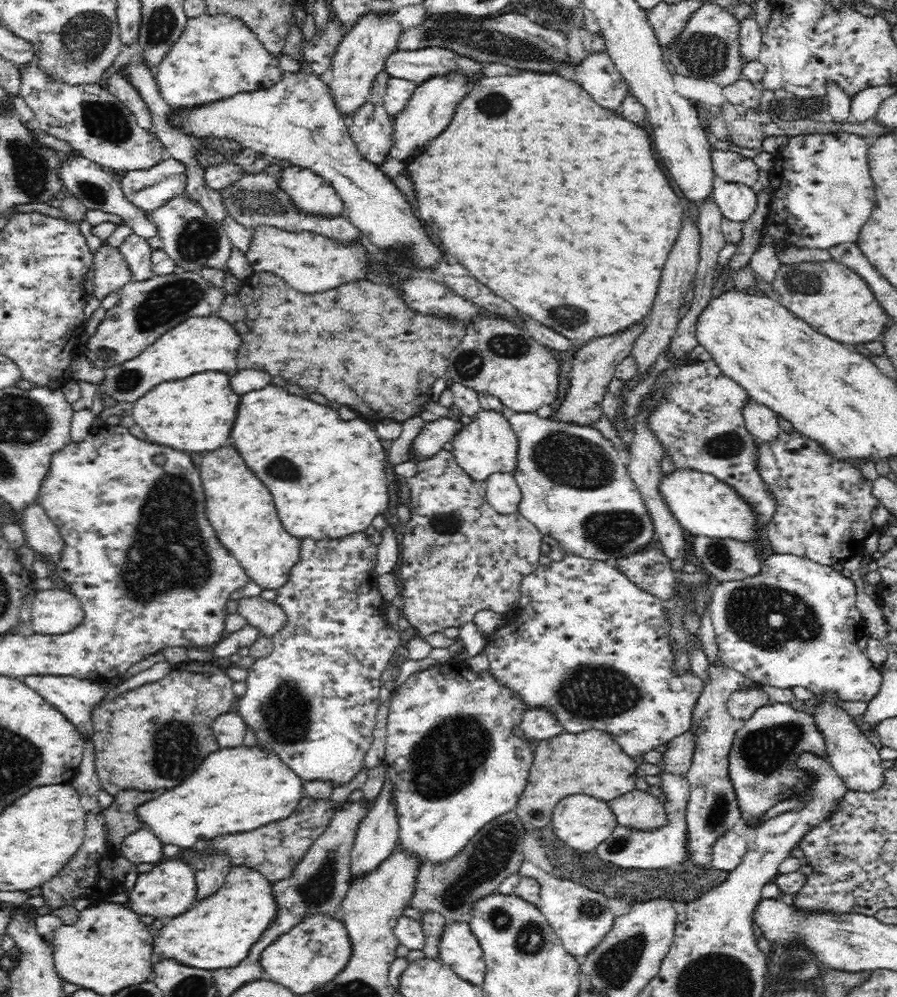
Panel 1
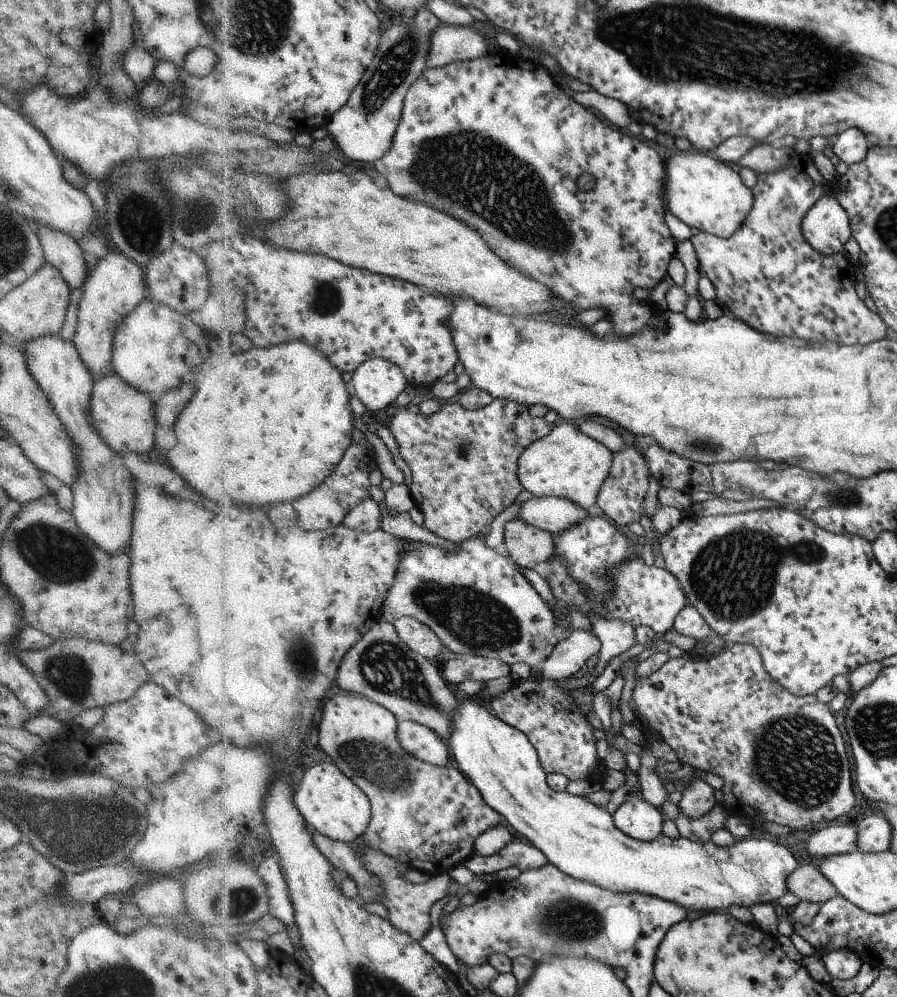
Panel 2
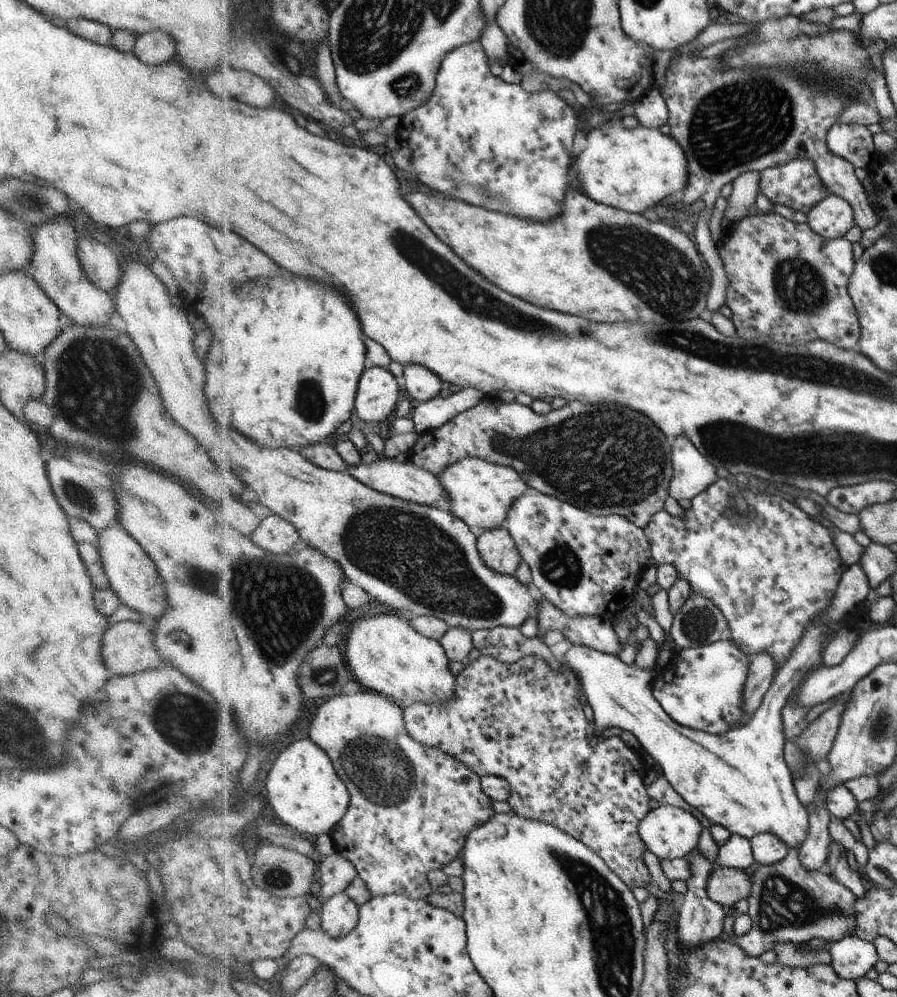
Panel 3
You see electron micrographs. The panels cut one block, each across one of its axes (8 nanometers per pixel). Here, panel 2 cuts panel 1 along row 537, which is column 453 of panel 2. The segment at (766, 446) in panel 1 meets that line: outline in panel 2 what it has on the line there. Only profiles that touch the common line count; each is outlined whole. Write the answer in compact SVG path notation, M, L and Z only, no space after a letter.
M356 693L337 694L323 703L323 719L319 724L321 746L372 801L371 827L361 841L431 876L450 873L454 866L468 862L473 855L474 840L488 828L502 822L502 815L487 804L482 793L461 769L433 765L408 754L400 742L399 729L400 718L395 712L368 697Z

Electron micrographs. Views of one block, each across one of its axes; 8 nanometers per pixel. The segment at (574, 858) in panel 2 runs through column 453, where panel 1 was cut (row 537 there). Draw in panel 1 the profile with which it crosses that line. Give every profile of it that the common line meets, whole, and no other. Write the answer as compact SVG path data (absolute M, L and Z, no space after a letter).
M676 466L672 472L662 473L659 476L657 489L665 506L668 507L676 522L684 531L687 530L690 535L704 535L718 538L732 537L748 542L752 538L755 539L756 534L753 534L751 531L751 514L747 504L744 504L729 486L726 486L713 474L702 472L695 468Z

